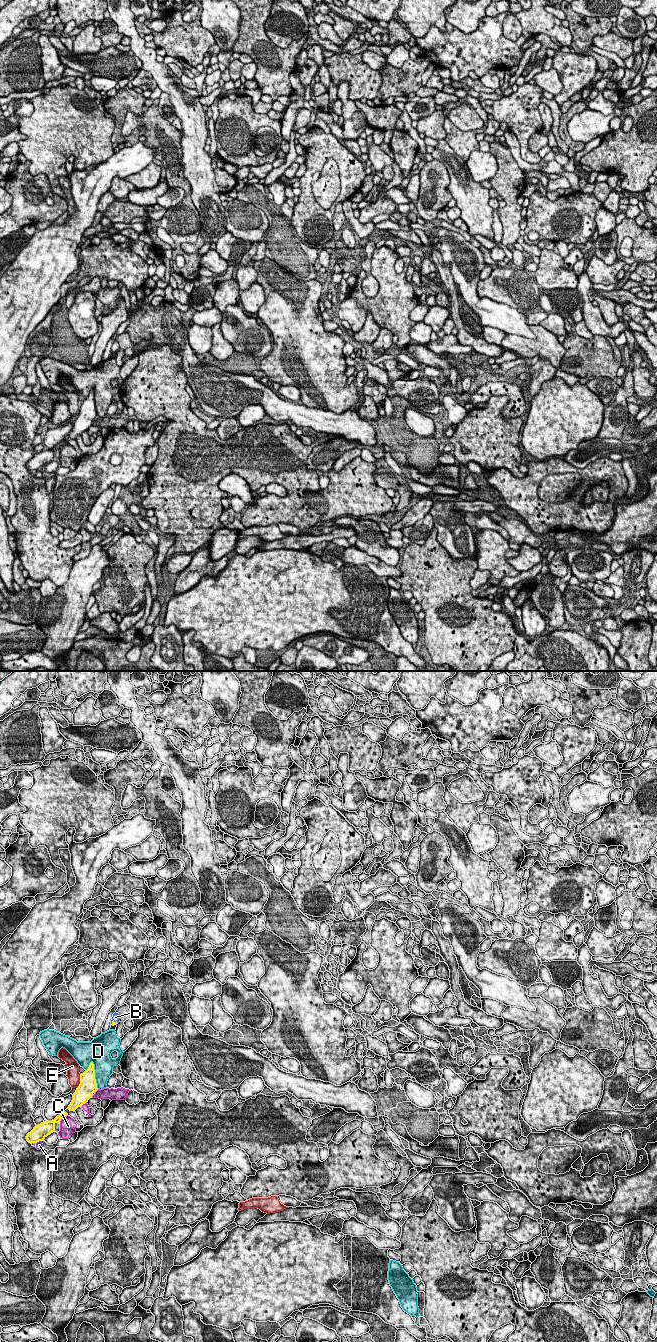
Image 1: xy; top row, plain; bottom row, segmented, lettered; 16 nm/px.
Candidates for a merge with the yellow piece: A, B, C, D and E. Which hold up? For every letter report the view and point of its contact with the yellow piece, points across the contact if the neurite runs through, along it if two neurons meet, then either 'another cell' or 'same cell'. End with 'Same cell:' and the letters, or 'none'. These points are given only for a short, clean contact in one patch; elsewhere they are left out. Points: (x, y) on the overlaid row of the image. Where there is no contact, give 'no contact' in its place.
A: contact xy (38, 1141); another cell
B: contact xy (113, 1021); same cell
C: contact xy (62, 1118); another cell
D: contact xy (94, 1075); another cell
E: contact xy (80, 1081); border xy (80, 1075), (80, 1083), (77, 1086); another cell
Same cell: B

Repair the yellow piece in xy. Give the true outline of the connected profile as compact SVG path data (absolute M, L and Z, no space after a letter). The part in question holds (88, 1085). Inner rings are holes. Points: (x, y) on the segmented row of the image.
M91 1062L88 1069L80 1075L80 1084L73 1094L73 1100L68 1109L70 1111L75 1111L78 1107L88 1102L88 1100L92 1098L93 1093L97 1090L94 1064Z

